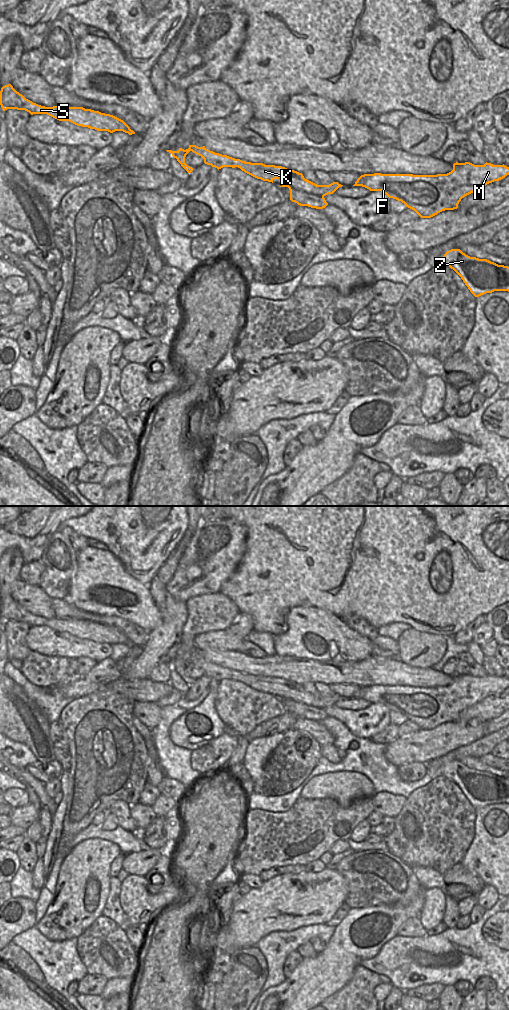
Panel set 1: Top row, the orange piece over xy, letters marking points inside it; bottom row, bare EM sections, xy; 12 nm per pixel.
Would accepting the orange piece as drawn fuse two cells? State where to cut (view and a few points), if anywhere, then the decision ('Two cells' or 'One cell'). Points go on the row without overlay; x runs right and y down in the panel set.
Split along xy (289, 699), (323, 709). Two cells.

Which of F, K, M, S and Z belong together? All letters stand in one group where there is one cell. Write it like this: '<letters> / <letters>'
F K M S / Z

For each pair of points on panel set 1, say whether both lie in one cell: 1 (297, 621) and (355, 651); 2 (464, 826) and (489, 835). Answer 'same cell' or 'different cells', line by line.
1: same cell
2: different cells

